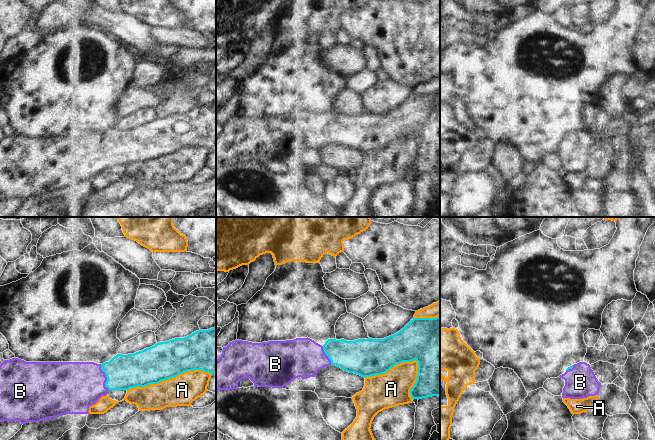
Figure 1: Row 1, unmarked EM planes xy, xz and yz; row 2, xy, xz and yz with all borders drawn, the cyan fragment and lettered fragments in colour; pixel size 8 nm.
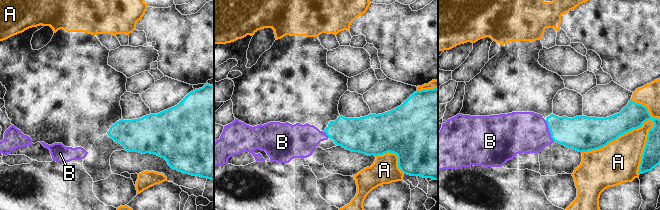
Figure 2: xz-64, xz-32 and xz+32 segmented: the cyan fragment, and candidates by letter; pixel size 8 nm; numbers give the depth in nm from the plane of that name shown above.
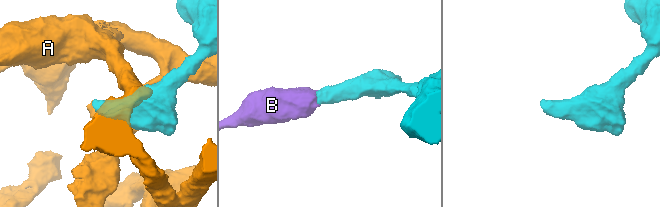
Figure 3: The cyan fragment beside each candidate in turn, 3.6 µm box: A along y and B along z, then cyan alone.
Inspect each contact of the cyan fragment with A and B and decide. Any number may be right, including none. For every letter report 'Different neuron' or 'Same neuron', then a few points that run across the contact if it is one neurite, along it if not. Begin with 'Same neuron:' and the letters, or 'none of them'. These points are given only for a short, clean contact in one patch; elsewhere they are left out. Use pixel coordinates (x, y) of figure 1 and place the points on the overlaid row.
Same neuron: B
A: Different neuron
B: Same neuron. Line: xy (123, 372), (106, 376), (77, 385)

